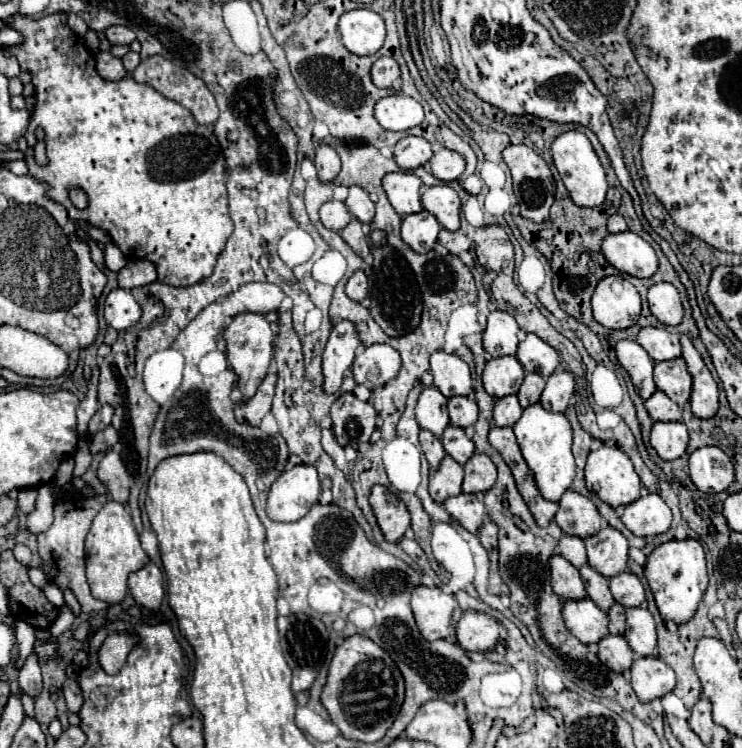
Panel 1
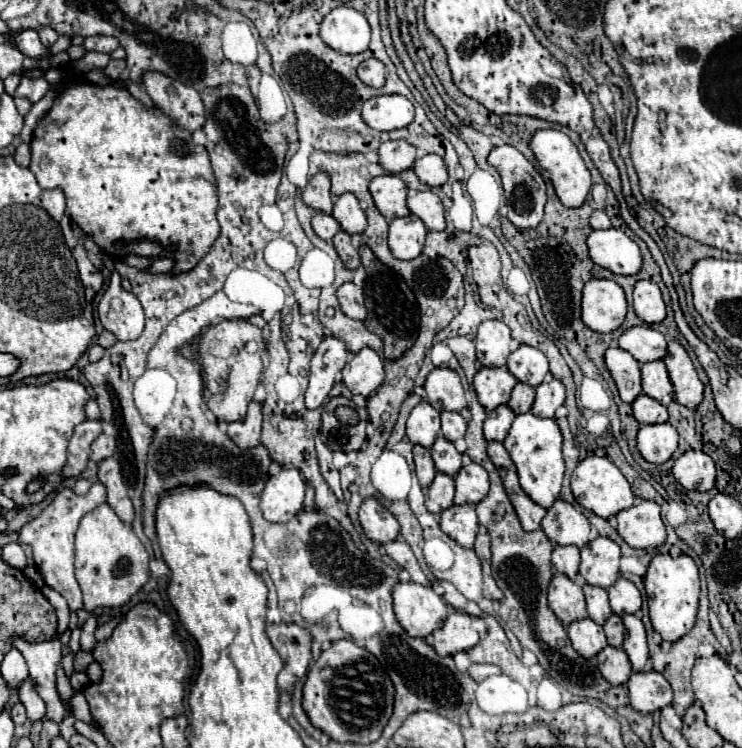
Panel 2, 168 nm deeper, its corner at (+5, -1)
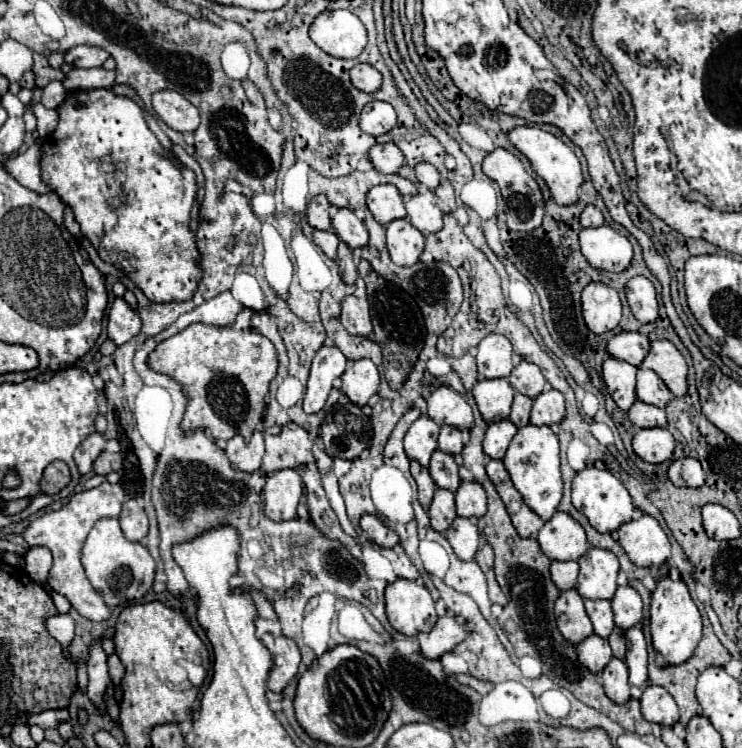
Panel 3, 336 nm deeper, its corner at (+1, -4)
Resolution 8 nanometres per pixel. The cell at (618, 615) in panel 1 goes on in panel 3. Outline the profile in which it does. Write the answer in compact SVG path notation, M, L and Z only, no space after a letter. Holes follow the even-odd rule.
M614 629L612 635L608 637L610 641L610 647L612 647L612 655L618 657L618 659L624 659L624 653L626 653L626 641L624 641L624 631L622 629Z

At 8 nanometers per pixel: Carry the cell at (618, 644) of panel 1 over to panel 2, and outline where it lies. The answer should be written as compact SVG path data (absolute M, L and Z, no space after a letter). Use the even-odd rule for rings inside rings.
M606 646L604 650L598 652L598 668L602 676L616 686L626 684L632 672L628 654L622 648L614 648L614 646Z

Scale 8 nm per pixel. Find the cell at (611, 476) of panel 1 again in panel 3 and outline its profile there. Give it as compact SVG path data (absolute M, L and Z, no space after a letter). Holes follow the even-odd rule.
M586 467L572 481L572 505L590 521L590 525L600 533L612 533L620 529L620 525L628 523L634 513L634 505L626 487L606 469Z

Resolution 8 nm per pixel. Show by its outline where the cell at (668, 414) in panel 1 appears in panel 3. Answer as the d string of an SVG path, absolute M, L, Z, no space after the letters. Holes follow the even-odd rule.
M636 401L630 411L628 417L632 421L632 425L636 427L666 427L666 413L664 409L658 409L654 405Z

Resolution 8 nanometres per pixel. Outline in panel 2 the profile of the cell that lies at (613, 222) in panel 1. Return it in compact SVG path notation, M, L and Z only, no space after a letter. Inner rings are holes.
M596 210L596 212L590 216L590 226L592 226L594 230L608 230L608 228L612 226L612 222L610 222L610 218L606 216L604 210Z

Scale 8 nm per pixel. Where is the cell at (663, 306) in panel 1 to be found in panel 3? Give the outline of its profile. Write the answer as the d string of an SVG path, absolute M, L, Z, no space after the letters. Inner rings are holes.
M646 277L628 279L624 291L626 291L626 301L630 305L630 311L640 323L656 321L656 317L658 317L656 289Z

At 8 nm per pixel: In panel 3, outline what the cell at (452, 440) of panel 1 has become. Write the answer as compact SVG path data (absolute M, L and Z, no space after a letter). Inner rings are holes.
M434 451L430 465L428 465L428 471L430 471L430 477L436 483L436 487L450 489L452 493L458 489L458 485L460 485L458 465L452 455L442 453L442 451Z

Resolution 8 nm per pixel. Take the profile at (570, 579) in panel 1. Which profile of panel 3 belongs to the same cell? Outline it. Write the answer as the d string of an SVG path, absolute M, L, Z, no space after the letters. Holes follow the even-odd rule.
M576 589L562 591L556 601L556 625L562 637L570 641L572 645L584 641L588 635L592 635L592 621L586 615L584 599L578 595Z

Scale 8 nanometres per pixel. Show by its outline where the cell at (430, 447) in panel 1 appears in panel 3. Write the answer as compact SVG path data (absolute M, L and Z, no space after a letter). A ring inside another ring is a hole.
M416 461L410 463L410 473L412 473L412 477L414 477L416 485L418 485L418 501L420 501L420 505L422 505L424 509L428 509L428 505L432 503L436 485L434 485L428 469L422 467L422 465L416 463Z

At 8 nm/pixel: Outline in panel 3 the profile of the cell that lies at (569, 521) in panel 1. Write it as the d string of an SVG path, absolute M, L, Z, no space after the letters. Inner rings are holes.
M560 511L544 523L536 541L540 543L542 553L552 561L580 559L590 549L584 529L568 513Z

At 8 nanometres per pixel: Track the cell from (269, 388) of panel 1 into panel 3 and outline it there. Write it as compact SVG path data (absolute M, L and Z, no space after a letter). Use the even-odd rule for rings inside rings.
M254 431L250 443L244 443L244 439L240 435L232 437L228 441L226 455L230 457L232 469L244 471L244 473L258 471L260 465L262 465L262 457L264 457L264 439L262 439L262 433Z

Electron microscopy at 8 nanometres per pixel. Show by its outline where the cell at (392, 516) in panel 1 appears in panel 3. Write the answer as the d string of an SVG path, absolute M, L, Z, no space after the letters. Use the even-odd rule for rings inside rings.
M362 515L360 519L362 531L368 535L368 539L378 547L394 547L398 543L398 535L394 529L386 527L382 521L378 521L374 515Z

